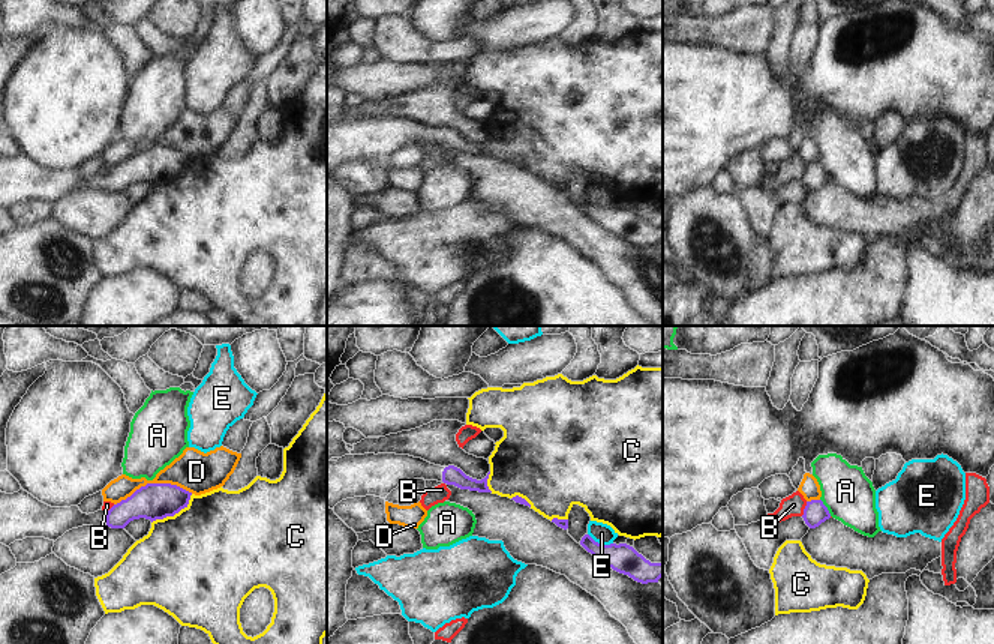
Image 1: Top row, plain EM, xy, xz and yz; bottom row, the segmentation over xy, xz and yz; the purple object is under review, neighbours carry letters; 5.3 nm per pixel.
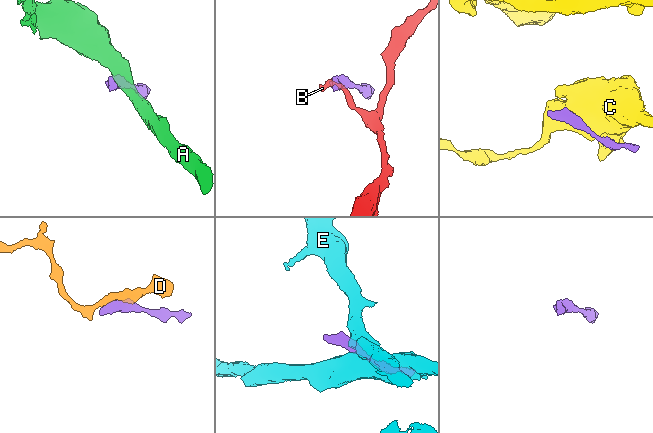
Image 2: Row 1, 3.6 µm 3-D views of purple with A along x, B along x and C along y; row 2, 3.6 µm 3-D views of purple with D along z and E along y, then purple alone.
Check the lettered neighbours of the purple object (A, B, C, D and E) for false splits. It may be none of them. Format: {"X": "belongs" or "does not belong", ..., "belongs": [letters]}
{"A": "does not belong", "B": "does not belong", "C": "does not belong", "D": "does not belong", "E": "does not belong", "belongs": []}

